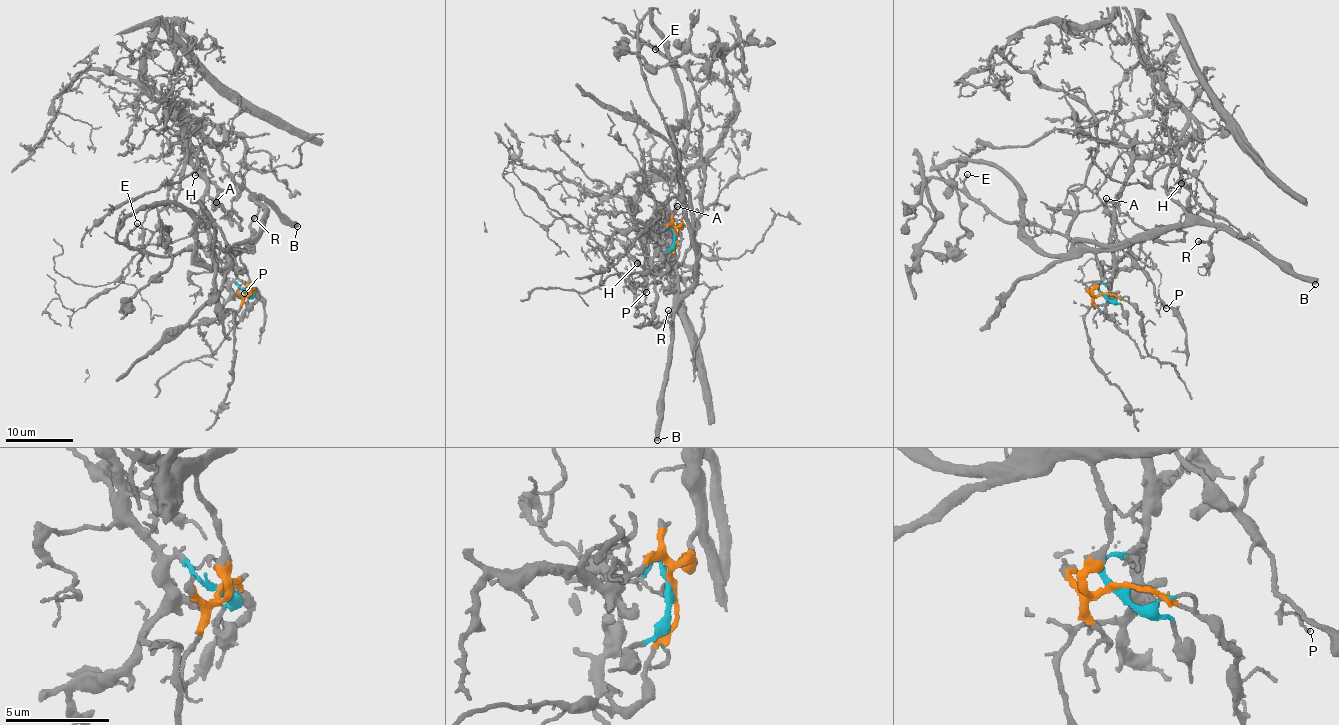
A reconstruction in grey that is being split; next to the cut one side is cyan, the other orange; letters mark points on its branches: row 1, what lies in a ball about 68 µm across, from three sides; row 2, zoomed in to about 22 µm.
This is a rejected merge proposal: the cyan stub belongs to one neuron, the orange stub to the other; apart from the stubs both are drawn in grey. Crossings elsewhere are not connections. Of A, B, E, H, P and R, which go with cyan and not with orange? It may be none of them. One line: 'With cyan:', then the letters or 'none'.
With cyan: A, H, P

